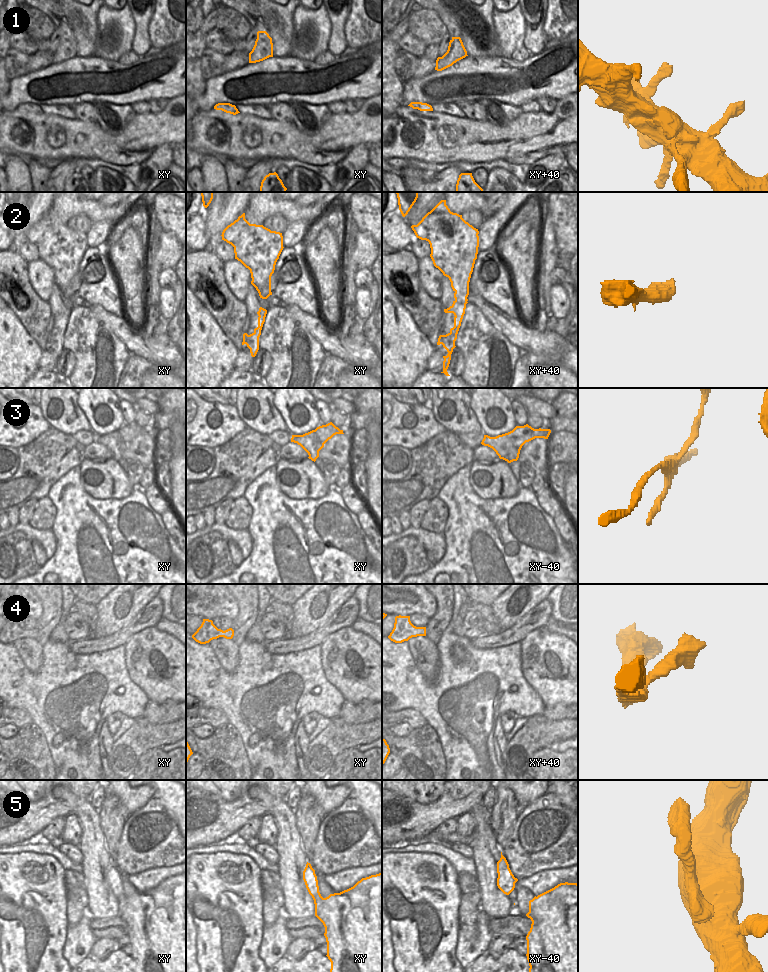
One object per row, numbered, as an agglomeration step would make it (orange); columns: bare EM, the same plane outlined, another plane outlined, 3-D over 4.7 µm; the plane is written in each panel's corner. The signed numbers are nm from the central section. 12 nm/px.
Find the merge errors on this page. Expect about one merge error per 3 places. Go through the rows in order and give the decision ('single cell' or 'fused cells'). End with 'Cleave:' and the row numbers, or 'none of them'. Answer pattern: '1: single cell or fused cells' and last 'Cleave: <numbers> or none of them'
1: single cell
2: fused cells
3: fused cells
4: single cell
5: single cell
Cleave: 2, 3

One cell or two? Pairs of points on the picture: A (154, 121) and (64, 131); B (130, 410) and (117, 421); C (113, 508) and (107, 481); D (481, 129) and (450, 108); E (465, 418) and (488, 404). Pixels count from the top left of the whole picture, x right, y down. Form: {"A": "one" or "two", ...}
{"A": "one", "B": "two", "C": "two", "D": "two", "E": "two"}

